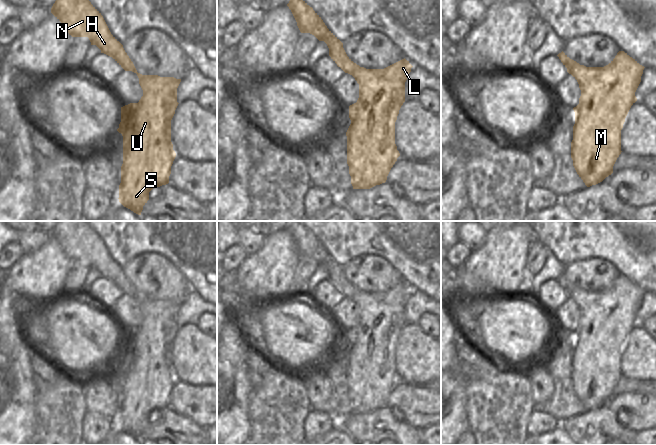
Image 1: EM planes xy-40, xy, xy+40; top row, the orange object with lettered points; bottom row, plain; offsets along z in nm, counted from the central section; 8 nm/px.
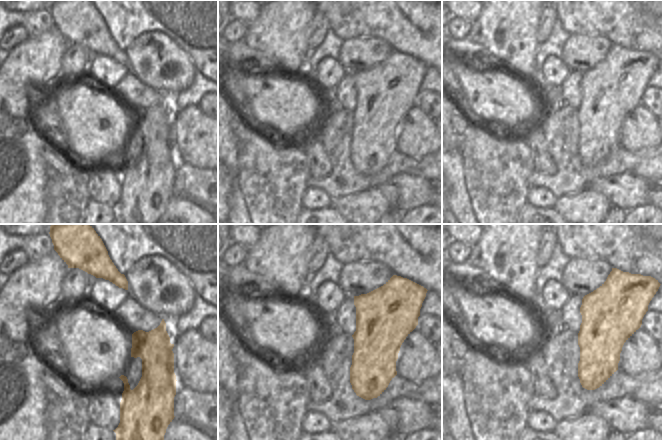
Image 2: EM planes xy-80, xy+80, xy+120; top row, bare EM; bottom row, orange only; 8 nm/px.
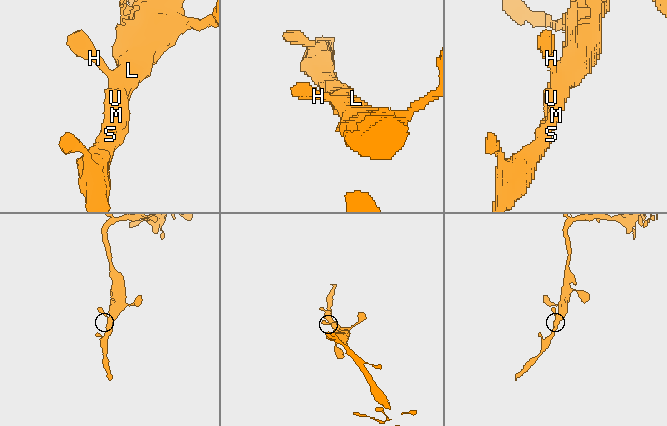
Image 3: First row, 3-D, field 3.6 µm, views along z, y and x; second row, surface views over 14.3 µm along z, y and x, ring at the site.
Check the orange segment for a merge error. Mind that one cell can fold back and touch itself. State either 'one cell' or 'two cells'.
one cell

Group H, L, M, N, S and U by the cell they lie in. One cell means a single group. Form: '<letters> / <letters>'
H L M N S U

